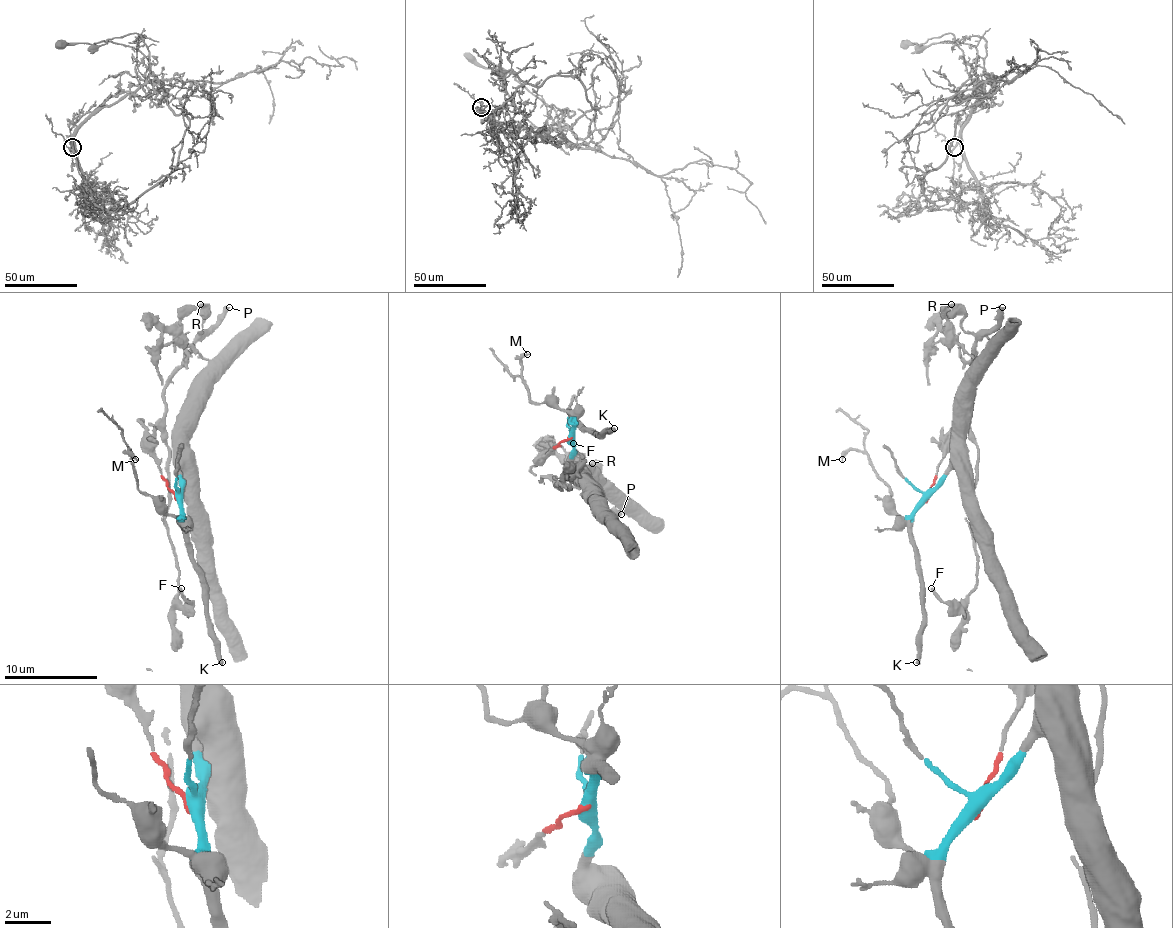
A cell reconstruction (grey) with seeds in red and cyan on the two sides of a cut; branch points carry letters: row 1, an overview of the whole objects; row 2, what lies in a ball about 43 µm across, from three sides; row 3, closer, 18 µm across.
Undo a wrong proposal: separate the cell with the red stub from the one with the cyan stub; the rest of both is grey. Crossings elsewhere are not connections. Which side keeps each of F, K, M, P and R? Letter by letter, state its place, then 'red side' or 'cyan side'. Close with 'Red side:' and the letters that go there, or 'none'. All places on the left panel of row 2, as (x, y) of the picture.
F: (181, 588) | red side
K: (222, 662) | cyan side
M: (135, 459) | cyan side
P: (229, 307) | red side
R: (200, 304) | red side
Red side: F, P, R

